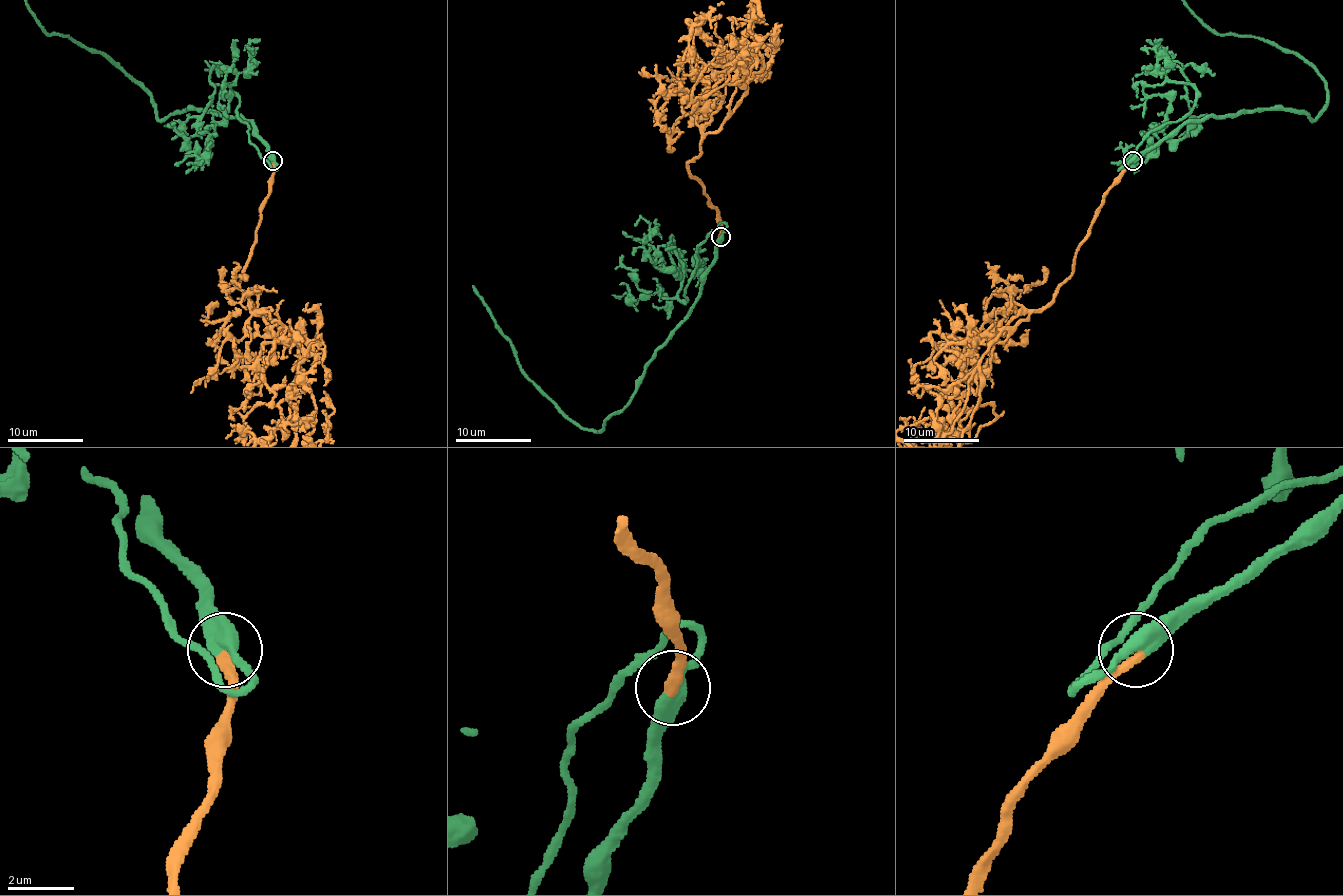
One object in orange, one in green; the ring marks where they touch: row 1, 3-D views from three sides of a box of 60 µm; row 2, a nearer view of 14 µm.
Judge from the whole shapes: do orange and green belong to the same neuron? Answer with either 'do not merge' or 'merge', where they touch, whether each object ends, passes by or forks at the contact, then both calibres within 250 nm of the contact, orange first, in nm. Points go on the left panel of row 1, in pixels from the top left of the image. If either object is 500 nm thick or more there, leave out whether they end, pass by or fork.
merge; at (272, 160); orange ends there; green passes by; 300 nm thick on the orange side, 400 nm on the other

